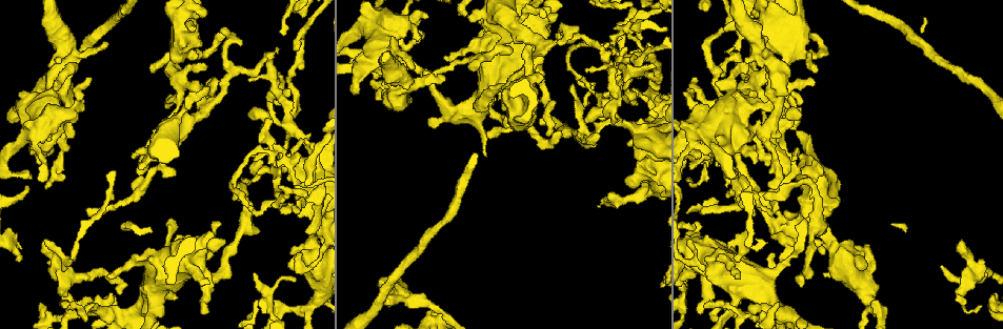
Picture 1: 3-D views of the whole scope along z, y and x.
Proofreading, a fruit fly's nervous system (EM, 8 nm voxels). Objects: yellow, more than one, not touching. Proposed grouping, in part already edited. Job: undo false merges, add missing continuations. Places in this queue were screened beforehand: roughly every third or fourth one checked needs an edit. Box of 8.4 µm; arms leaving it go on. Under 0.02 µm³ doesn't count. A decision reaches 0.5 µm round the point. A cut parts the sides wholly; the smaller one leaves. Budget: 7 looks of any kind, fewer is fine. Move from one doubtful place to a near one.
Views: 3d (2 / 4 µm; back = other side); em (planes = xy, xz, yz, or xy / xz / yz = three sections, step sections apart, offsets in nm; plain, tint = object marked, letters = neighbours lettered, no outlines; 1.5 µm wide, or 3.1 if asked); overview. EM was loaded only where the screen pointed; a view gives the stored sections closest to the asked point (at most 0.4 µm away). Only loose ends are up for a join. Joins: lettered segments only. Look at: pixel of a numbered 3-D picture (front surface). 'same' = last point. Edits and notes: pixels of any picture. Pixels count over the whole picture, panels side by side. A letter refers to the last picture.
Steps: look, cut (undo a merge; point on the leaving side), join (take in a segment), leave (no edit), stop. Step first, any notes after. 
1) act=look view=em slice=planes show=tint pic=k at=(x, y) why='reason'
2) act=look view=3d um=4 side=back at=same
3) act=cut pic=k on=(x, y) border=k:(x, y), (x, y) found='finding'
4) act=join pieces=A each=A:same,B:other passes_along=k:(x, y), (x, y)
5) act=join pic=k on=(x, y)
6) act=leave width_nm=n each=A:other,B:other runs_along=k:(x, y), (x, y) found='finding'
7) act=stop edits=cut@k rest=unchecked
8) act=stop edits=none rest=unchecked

act=look view=3d um=4 pic=1 at=(86, 210) why='branch stops here'

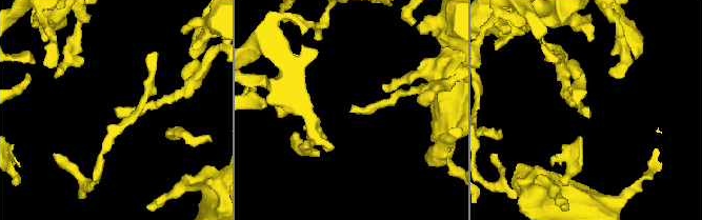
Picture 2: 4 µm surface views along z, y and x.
act=look view=em slice=planes show=letters pic=2 at=(114, 108) why='need the tissue'

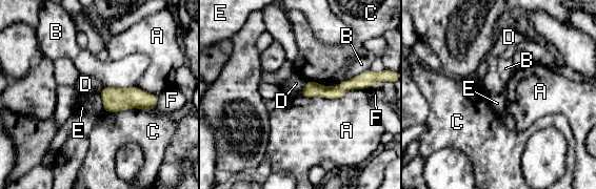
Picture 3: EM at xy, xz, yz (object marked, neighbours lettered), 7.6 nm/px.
act=leave each=A:other,B:other,C:other,D:other,E:other,F:other runs_along=3:(362, 81), (338, 91), (304, 95) found='none of them fits'

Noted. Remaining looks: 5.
act=look view=3d um=4 pic=1 at=(955, 292) why='branch stops here'

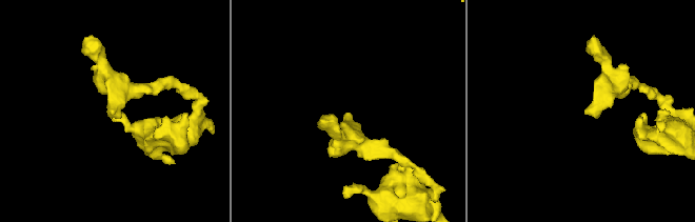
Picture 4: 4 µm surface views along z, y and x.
act=look view=em slice=planes show=letters pic=4 at=(585, 112) why='now the EM'

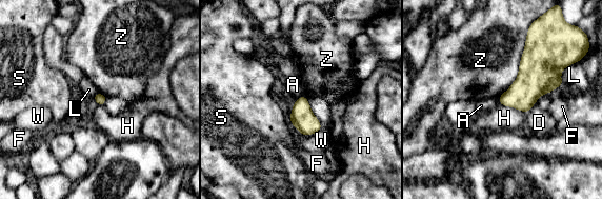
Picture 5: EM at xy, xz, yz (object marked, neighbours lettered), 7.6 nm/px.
act=leave each=A:other,D:other,F:other,H:other,L:other,S:other,W:other,Z:other found='none of them fits'

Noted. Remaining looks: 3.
act=look view=em slice=yz step=8 show=tint pic=1 at=(648, 55) why='arms part here'

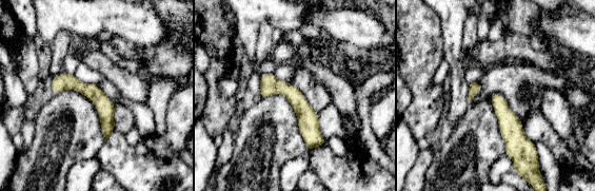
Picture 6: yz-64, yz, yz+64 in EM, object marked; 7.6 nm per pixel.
act=look view=em slice=planes show=letters at=same why='cut it another way'

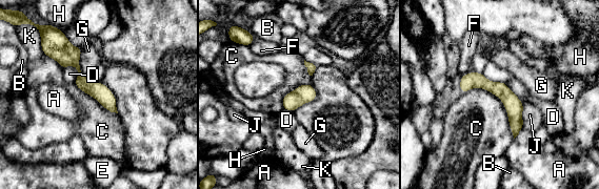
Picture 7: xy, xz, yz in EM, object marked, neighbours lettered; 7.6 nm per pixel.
act=leave width_nm=130 each=A:other,B:other,C:other,D:other,E:other,F:other,G:other,H:other,J:other,K:other runs_along=7:(64, 40), (80, 77), (114, 109) found='continuous, no second cell'

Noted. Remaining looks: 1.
act=stop edits=none rest=unchecked

